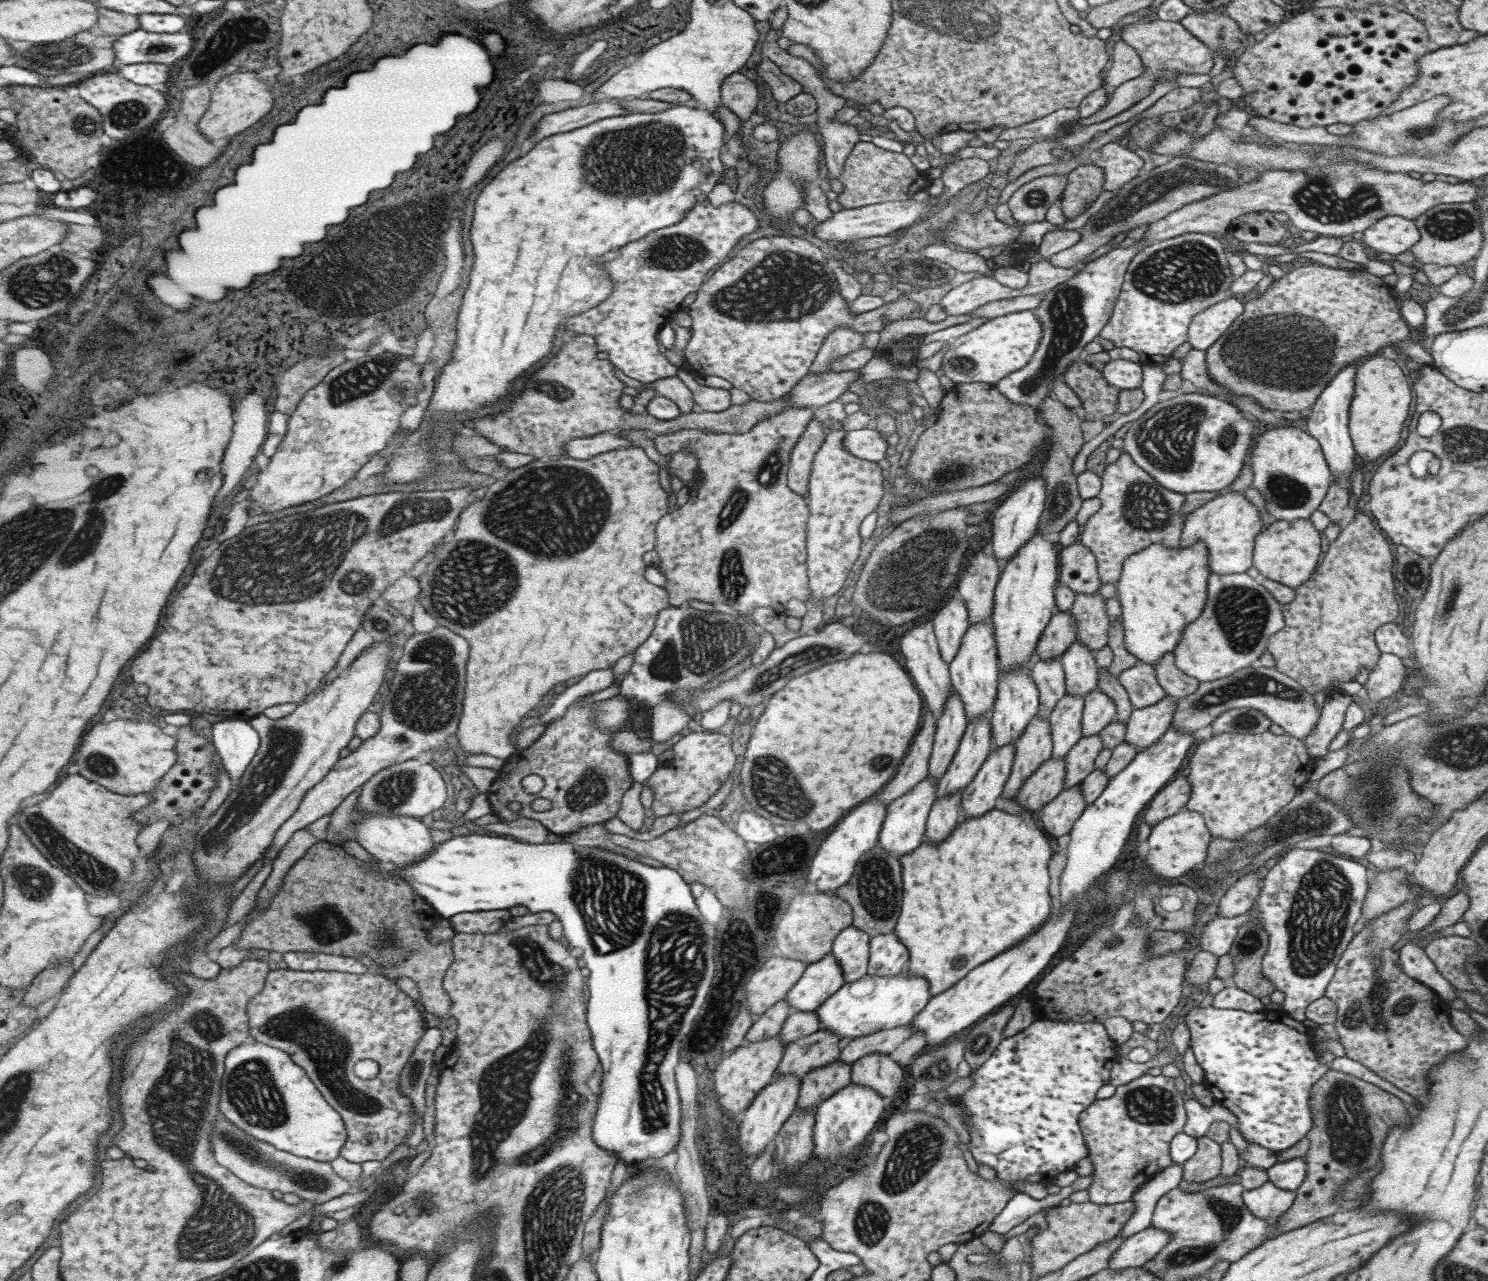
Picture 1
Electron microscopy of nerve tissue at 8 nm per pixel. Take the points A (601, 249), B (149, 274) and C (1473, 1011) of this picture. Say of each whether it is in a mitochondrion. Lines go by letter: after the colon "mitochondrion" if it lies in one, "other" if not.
A: other
B: other
C: other

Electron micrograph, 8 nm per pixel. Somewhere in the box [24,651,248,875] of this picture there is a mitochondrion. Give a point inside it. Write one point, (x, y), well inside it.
(100, 764)

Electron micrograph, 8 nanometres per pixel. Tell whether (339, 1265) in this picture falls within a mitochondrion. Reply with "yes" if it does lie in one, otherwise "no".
yes

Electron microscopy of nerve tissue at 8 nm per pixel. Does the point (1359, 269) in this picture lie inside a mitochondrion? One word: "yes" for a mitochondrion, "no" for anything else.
no

